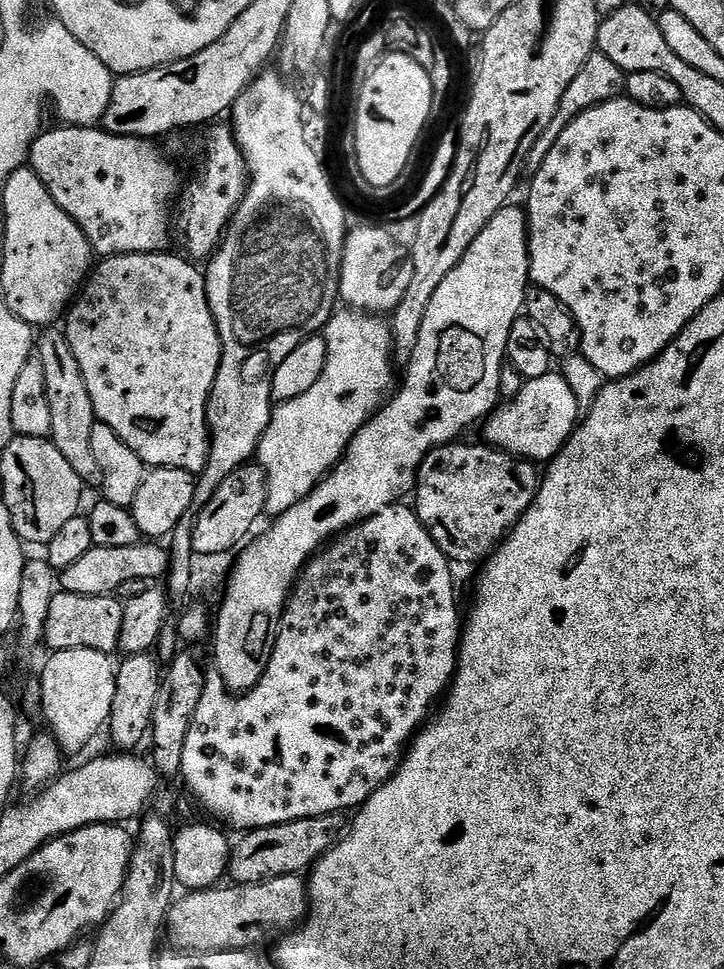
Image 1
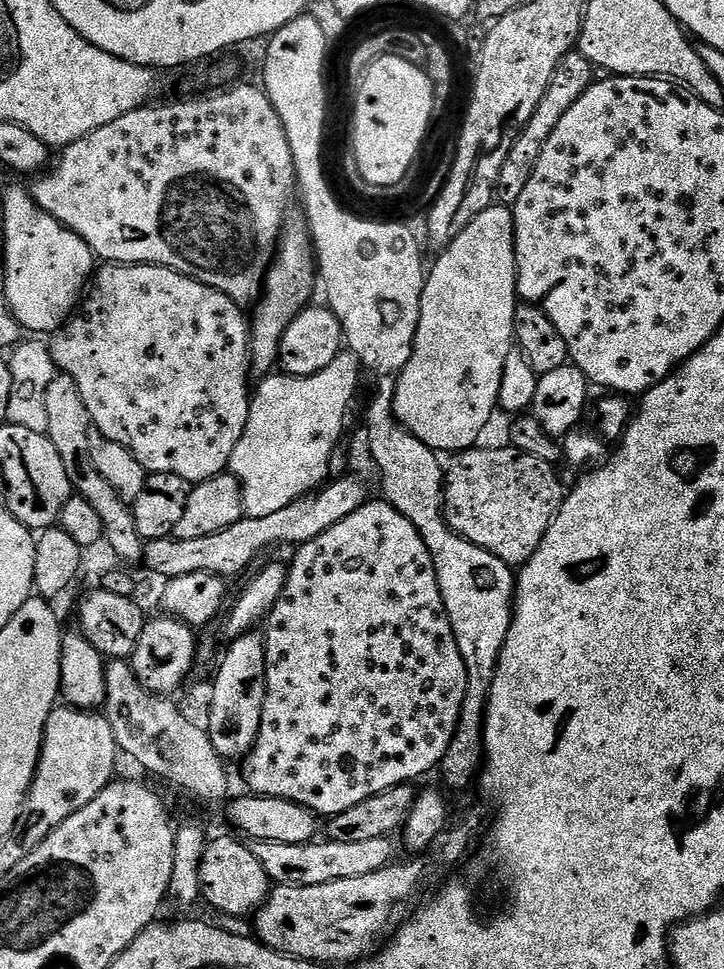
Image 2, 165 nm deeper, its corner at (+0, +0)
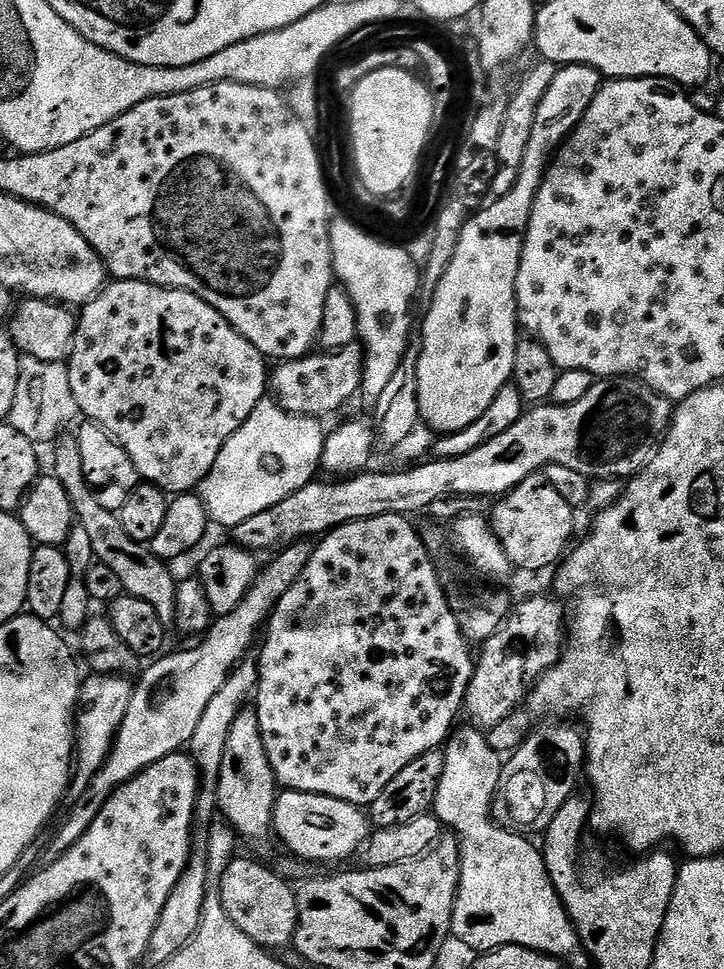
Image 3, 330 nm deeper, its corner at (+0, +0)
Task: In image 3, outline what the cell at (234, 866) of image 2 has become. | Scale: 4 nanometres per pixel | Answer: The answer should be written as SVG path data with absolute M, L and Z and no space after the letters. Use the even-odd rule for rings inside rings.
M234 858L226 866L220 876L218 891L220 901L230 914L230 922L253 940L258 947L265 950L277 950L293 943L296 939L296 923L298 922L298 906L296 892L289 881L279 871L267 868L256 860L240 860Z

